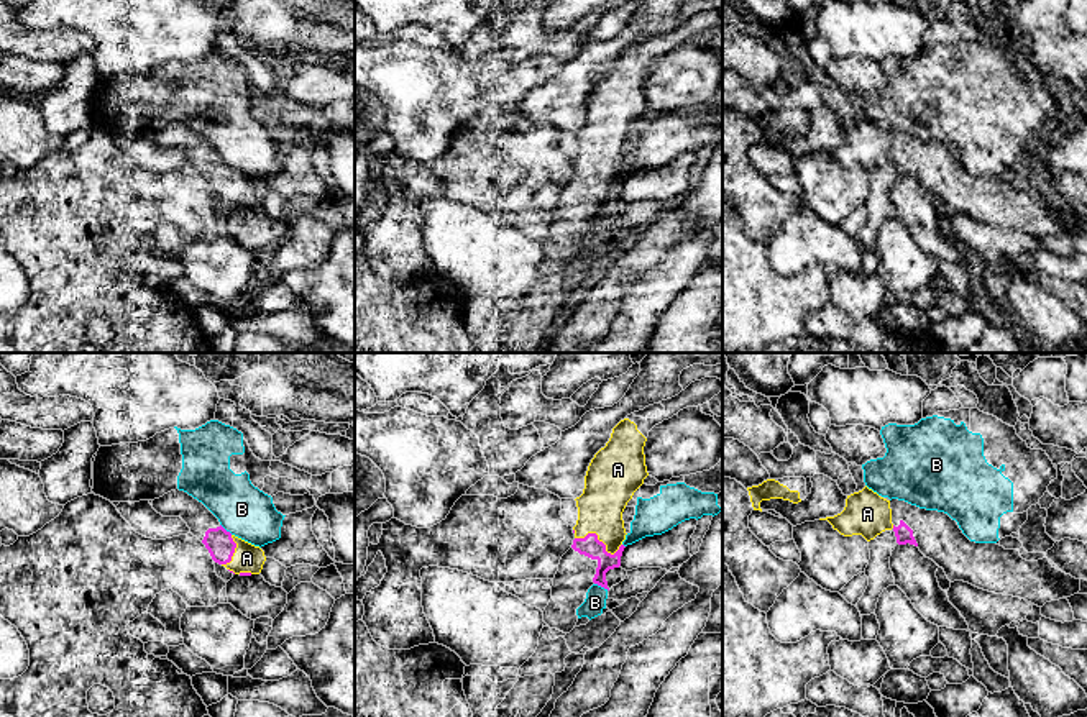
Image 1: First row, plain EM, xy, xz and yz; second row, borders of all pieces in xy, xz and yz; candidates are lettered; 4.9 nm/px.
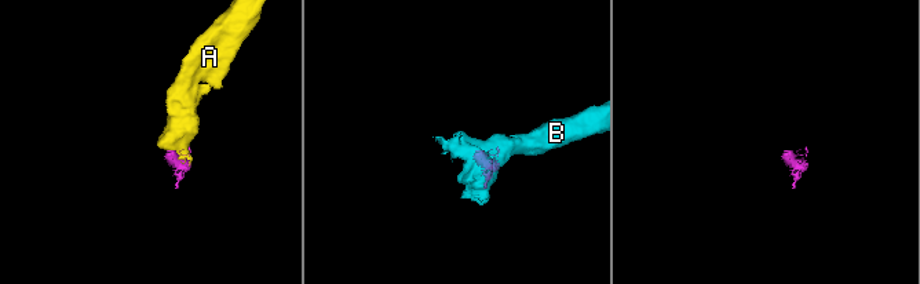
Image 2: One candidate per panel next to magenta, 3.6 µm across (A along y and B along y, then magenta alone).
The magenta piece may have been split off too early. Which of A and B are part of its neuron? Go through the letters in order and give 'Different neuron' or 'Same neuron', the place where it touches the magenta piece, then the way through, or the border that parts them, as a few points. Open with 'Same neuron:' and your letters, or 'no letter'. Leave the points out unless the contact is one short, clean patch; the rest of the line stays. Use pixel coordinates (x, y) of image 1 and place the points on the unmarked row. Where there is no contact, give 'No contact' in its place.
Same neuron: A
A: Same neuron. Touches magenta at xz (598, 173)
B: Different neuron. Touches magenta at xz (601, 219). Boundary: xz (595, 215), (608, 222)

